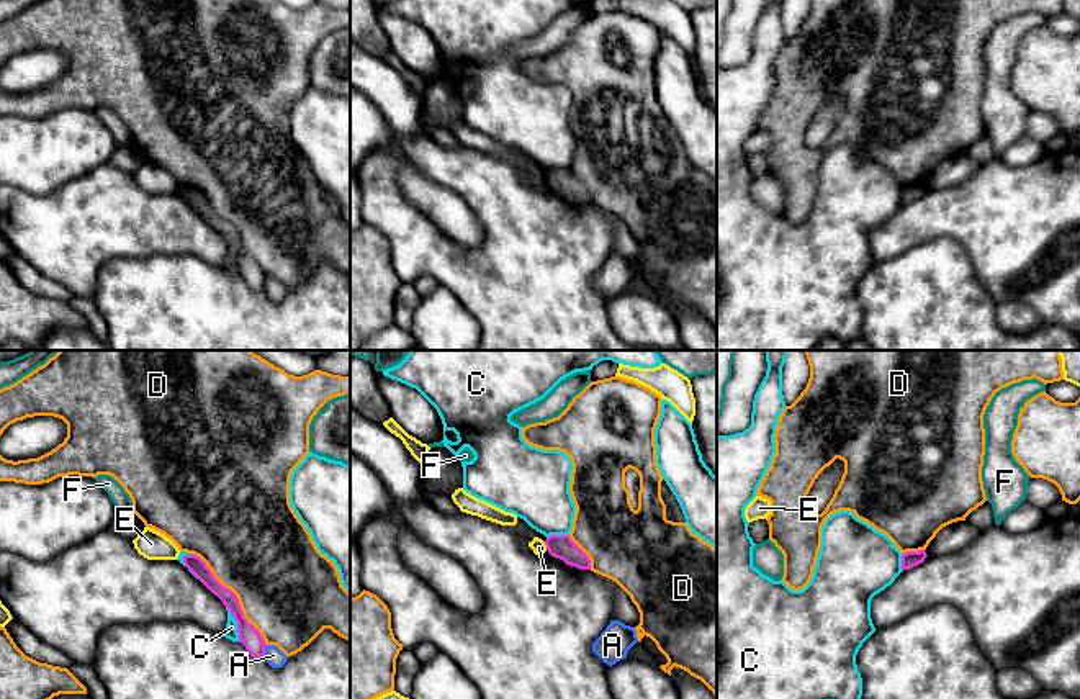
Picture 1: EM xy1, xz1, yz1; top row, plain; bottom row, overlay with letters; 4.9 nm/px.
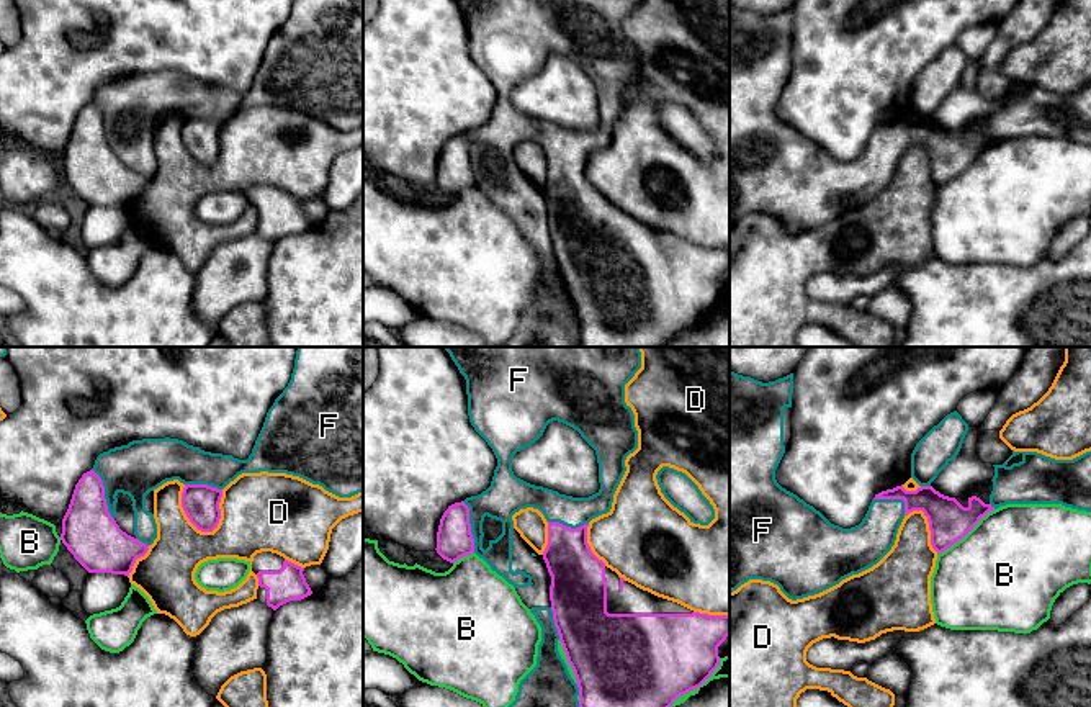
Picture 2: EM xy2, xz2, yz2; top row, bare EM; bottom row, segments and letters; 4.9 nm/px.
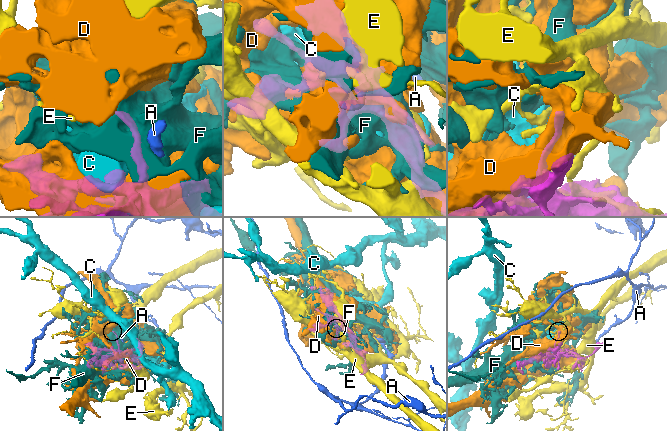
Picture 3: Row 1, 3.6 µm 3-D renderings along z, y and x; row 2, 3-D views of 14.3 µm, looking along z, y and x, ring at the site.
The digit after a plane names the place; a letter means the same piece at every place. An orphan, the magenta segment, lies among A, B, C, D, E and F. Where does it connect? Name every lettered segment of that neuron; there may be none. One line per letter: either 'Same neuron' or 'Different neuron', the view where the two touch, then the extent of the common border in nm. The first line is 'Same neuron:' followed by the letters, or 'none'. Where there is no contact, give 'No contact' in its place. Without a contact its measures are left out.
Same neuron: F
A: Different neuron. Touches magenta in xy1. Shared border 60 nm
B: Different neuron. Touches magenta in xz2. Shared border 340 nm
C: Different neuron. Touches magenta in xy1. Shared border 190 nm
D: Different neuron. Touches magenta in xy2. Shared border 280 nm
E: Different neuron. Touches magenta in xz1. Shared border 40 nm
F: Same neuron. Touches magenta in xz2. Shared border 260 nm

